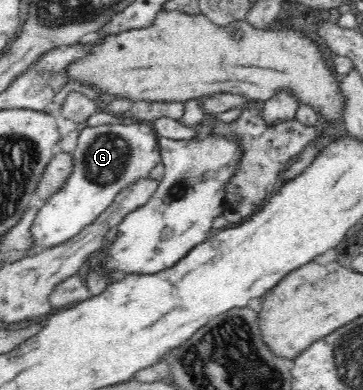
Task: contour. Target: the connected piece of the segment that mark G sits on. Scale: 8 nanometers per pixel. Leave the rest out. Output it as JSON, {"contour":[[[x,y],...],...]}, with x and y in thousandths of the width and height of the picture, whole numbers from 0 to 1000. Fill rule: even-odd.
{"contour":[[[287,318],[231,326],[215,341],[209,382],[196,390],[196,436],[185,456],[149,500],[107,515],[116,531],[105,536],[85,582],[99,633],[107,641],[135,636],[204,608],[264,567],[264,556],[275,556],[281,541],[292,541],[303,531],[328,485],[372,467],[375,456],[408,451],[413,436],[444,418],[438,372],[430,367],[427,351],[430,344],[408,318]]]}

